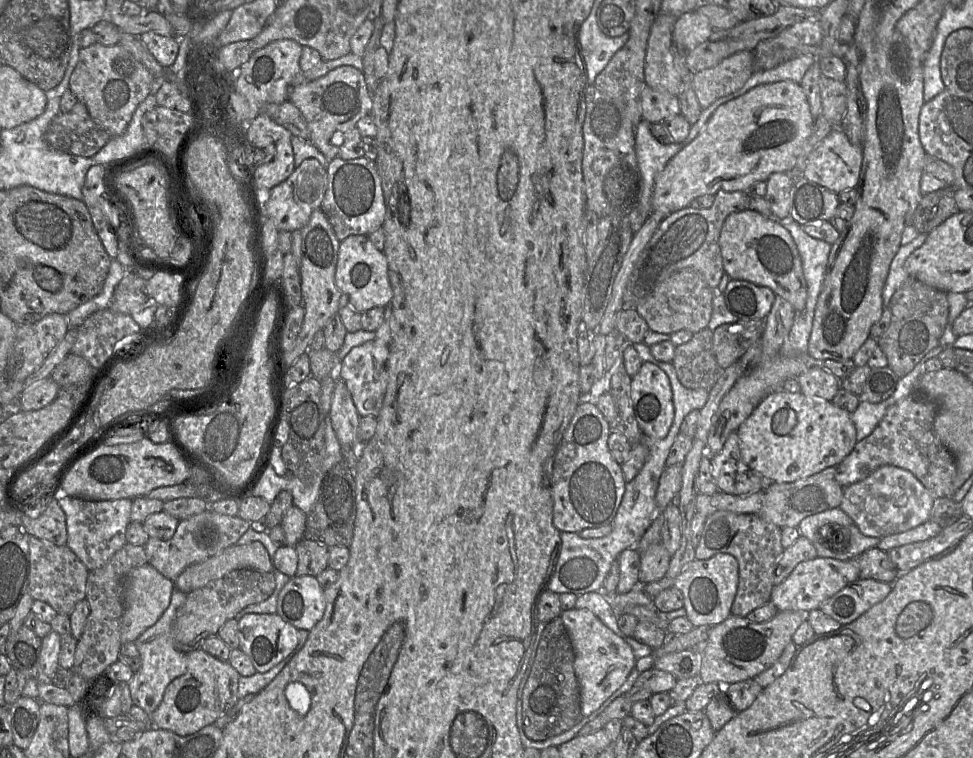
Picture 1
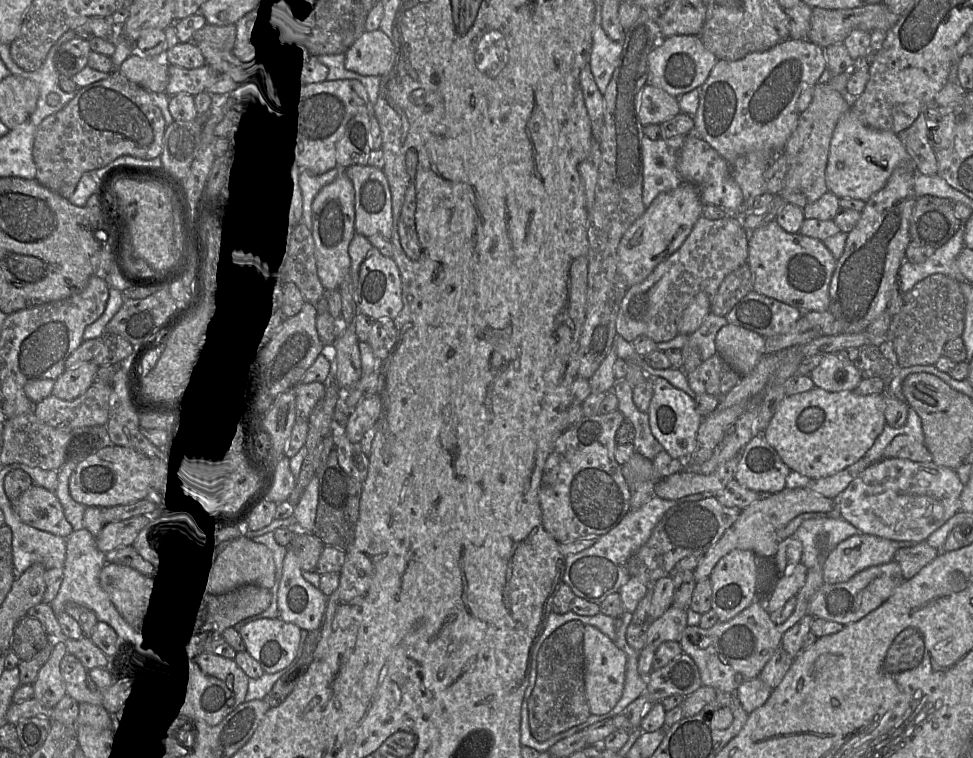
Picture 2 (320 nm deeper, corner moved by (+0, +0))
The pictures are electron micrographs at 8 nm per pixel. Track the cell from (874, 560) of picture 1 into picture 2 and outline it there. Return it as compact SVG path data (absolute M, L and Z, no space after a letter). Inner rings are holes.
M924 541L900 547L895 553L893 560L899 564L903 578L908 580L933 561L939 553L939 550Z

